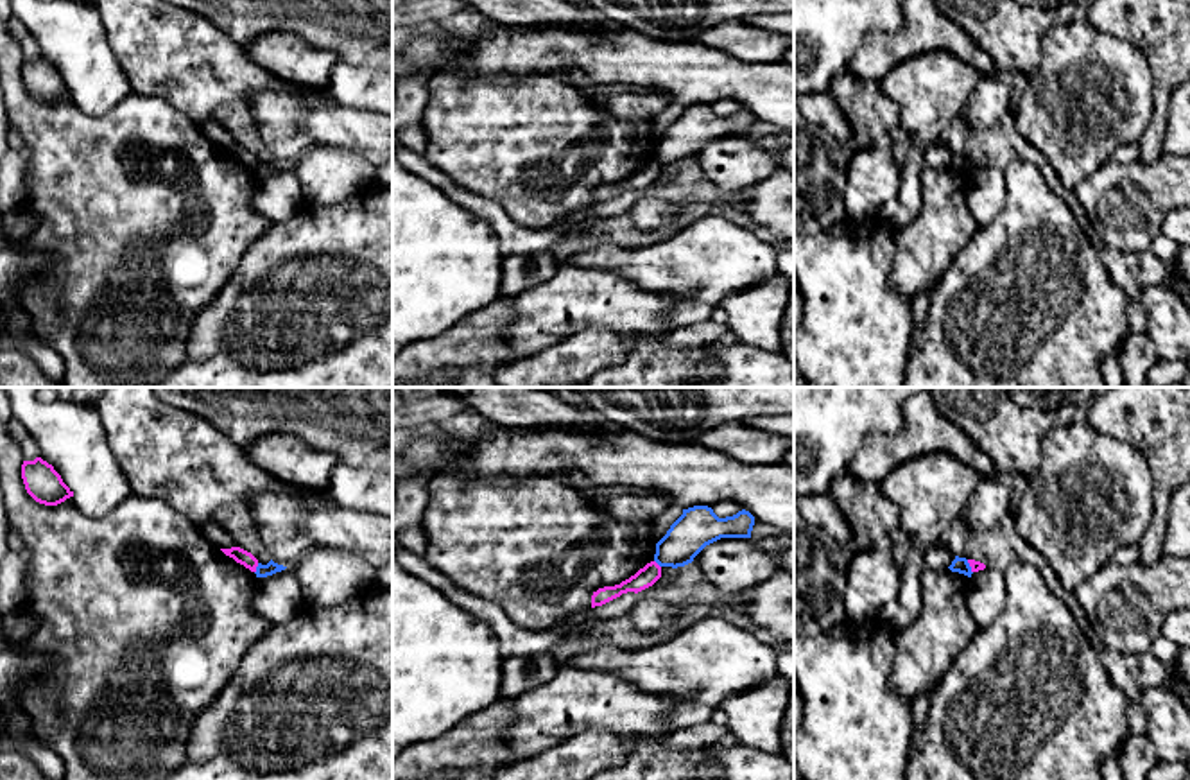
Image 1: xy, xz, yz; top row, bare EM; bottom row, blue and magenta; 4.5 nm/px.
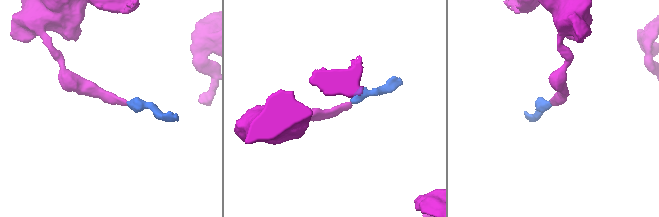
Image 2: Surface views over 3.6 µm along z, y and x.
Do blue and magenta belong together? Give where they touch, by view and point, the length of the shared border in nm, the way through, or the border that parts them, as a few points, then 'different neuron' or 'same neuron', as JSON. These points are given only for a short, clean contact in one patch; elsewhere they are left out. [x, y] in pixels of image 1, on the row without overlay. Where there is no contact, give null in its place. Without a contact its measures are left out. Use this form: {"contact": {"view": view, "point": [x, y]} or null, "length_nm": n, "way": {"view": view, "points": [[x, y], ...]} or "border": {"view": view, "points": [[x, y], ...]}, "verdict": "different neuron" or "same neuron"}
{"contact": {"view": "xy", "point": [257, 167]}, "length_nm": 50, "border": {"view": "xy", "points": [[258, 162], [255, 171]]}, "verdict": "different neuron"}

